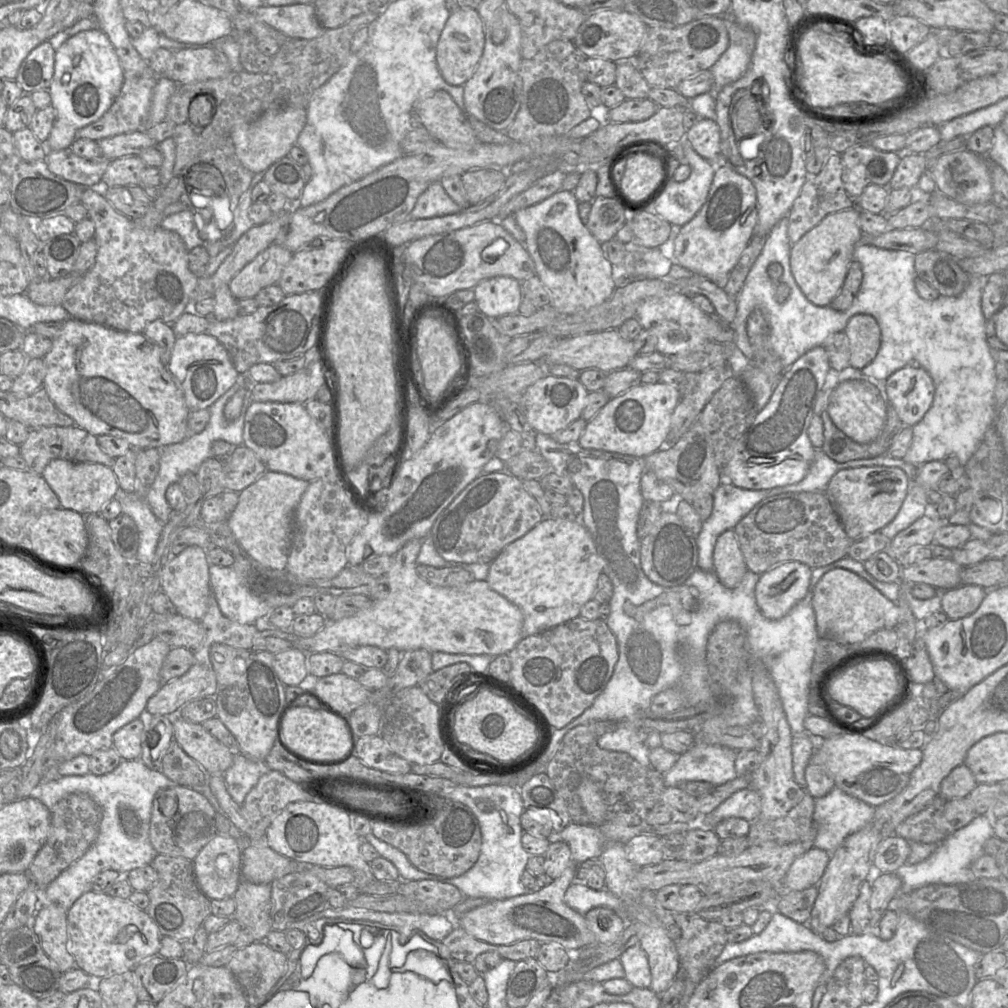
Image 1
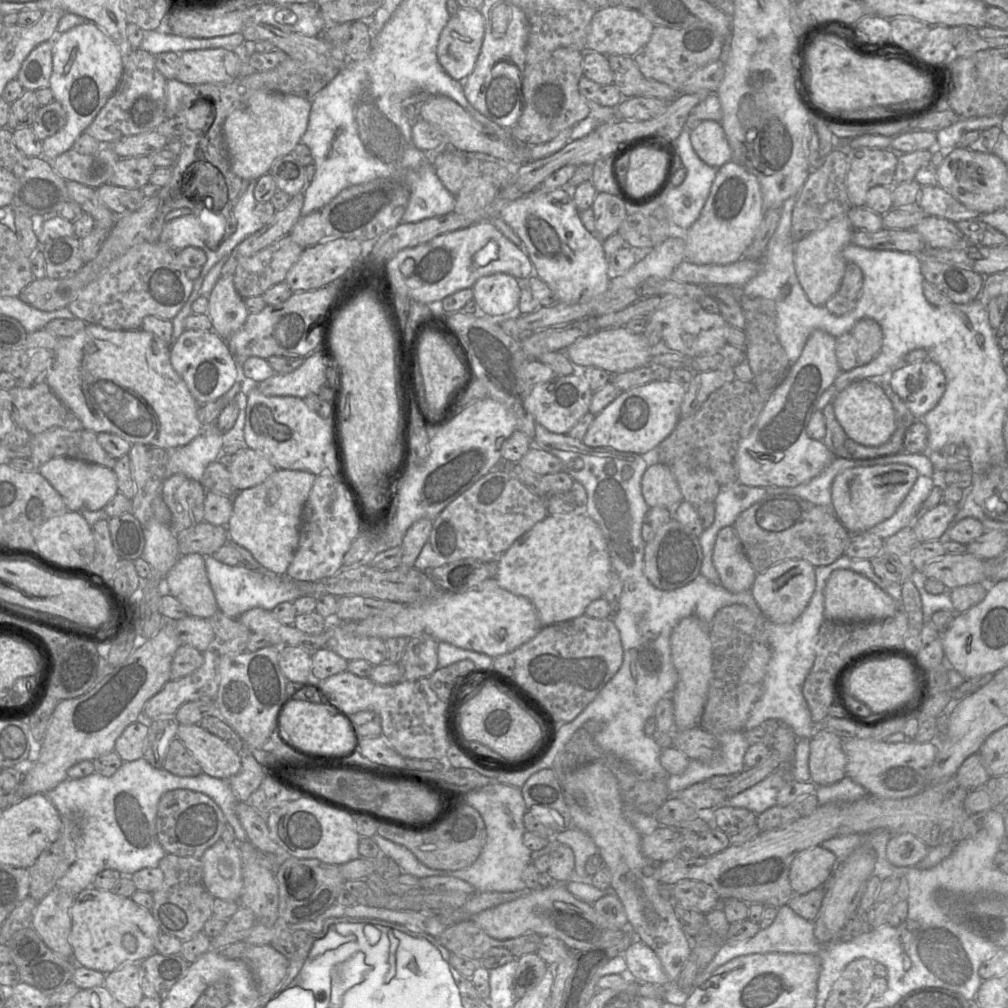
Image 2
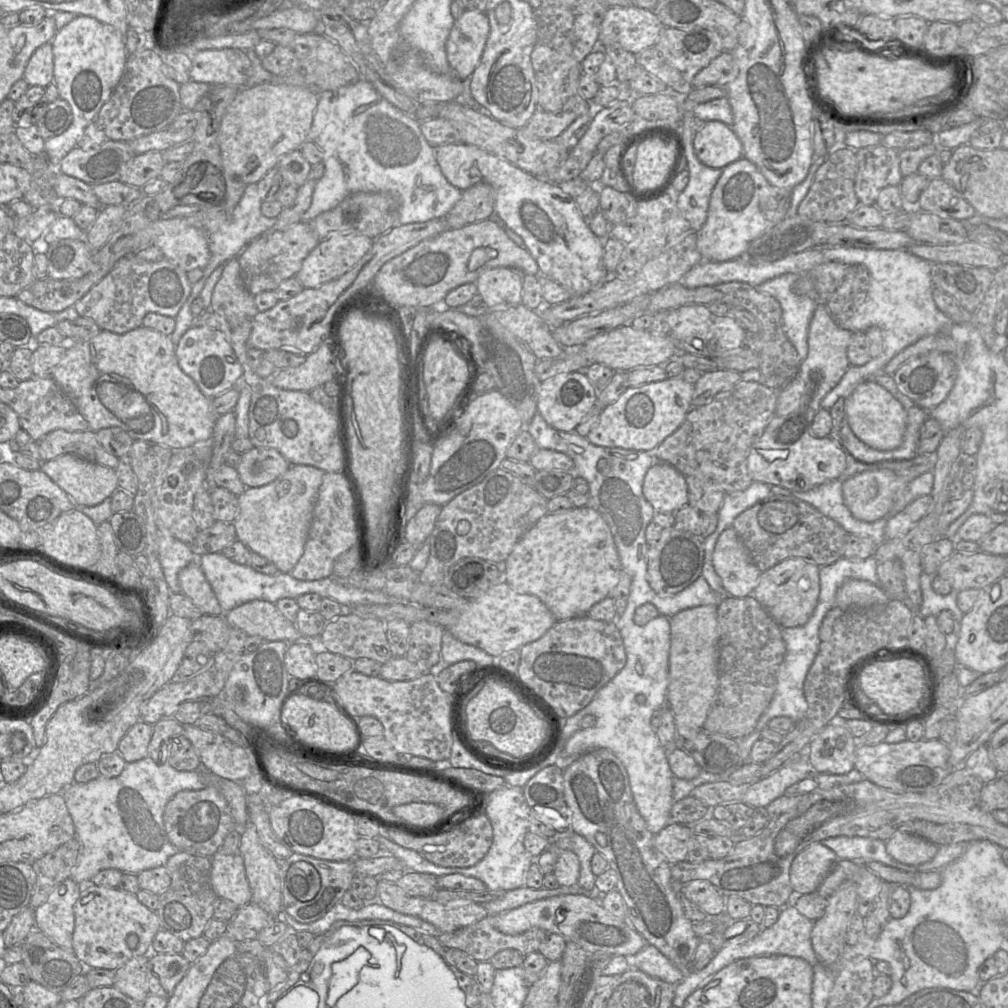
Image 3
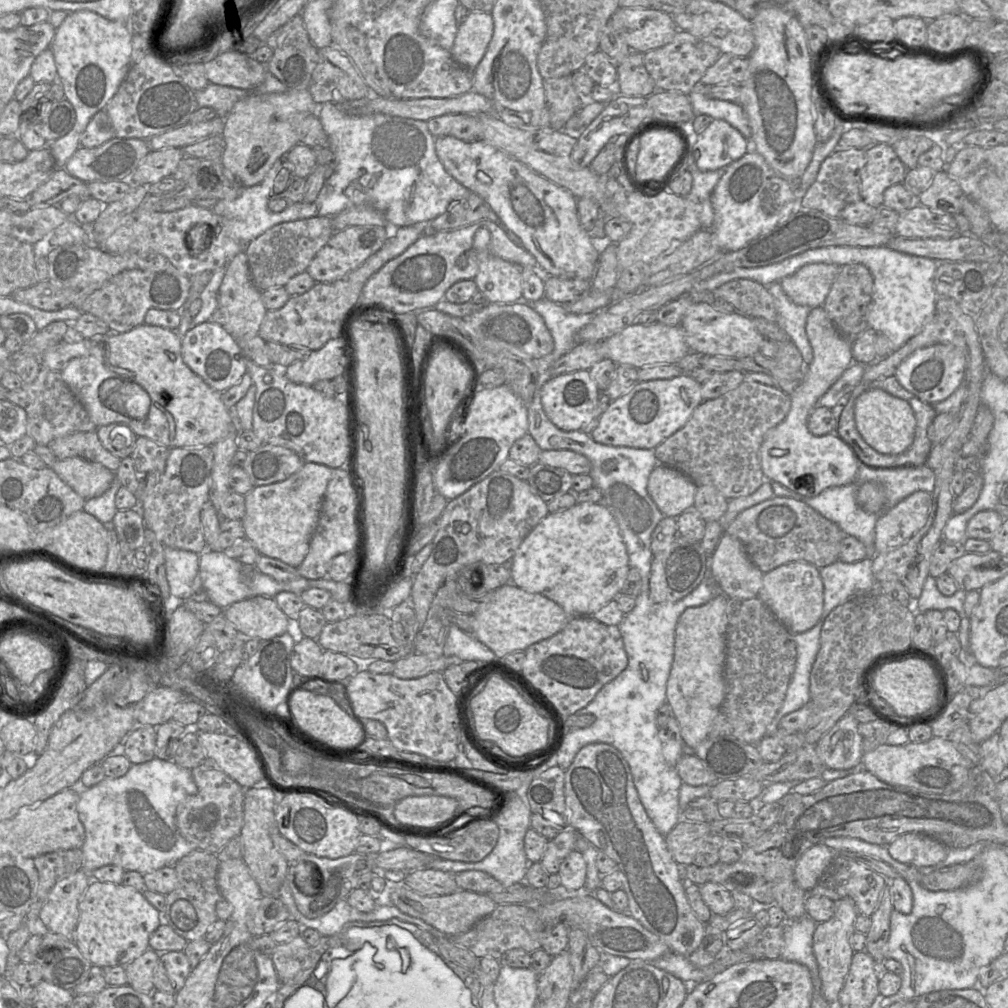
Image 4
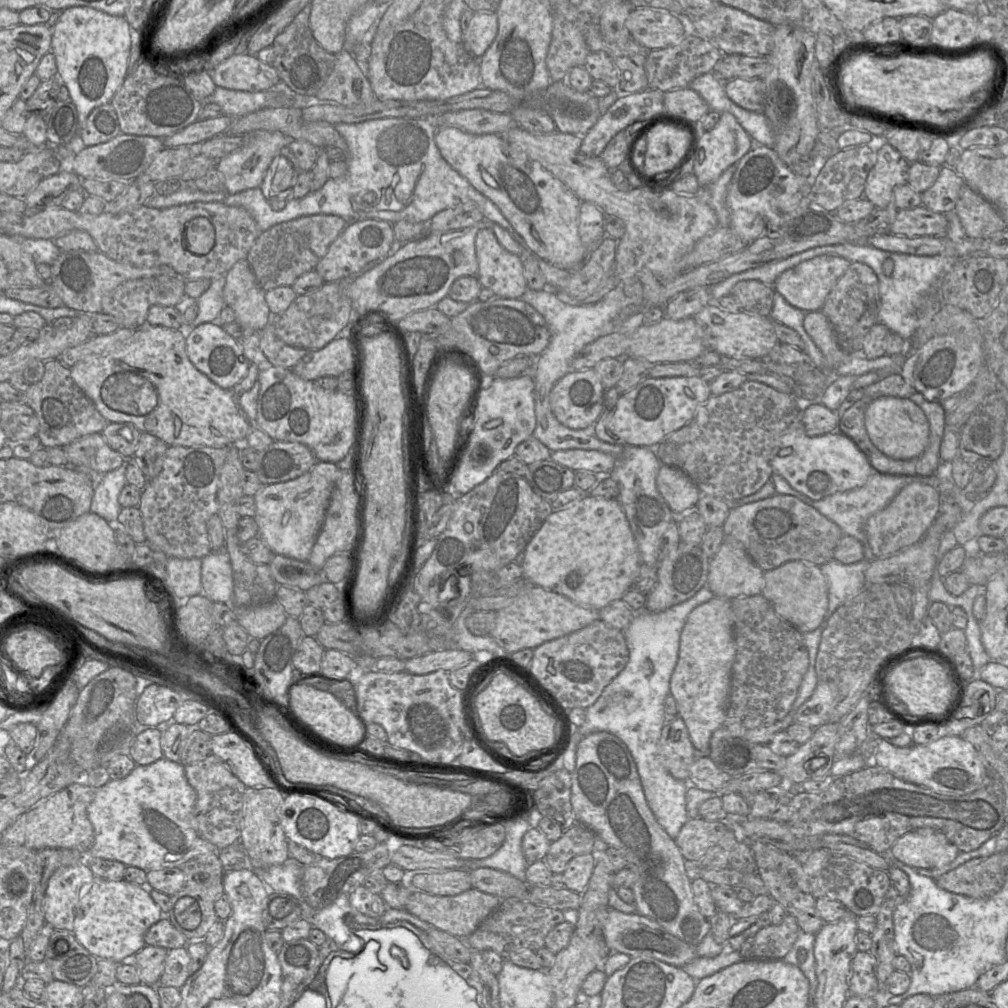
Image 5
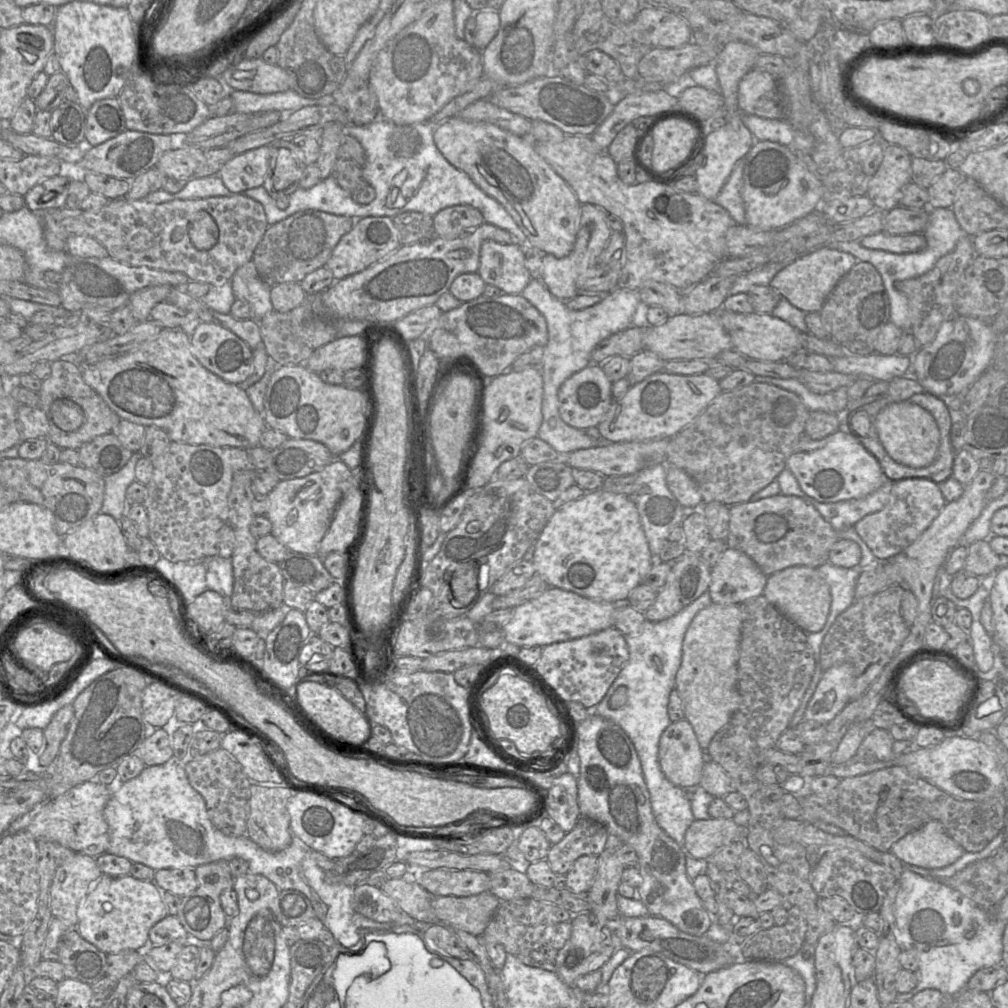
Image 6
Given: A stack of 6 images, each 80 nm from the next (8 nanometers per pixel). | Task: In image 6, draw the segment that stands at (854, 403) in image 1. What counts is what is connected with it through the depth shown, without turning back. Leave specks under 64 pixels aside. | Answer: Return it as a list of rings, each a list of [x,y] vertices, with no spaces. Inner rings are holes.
[[[908,400],[887,404],[876,416],[876,432],[886,452],[898,463],[912,468],[930,465],[938,452],[940,432],[934,417]]]

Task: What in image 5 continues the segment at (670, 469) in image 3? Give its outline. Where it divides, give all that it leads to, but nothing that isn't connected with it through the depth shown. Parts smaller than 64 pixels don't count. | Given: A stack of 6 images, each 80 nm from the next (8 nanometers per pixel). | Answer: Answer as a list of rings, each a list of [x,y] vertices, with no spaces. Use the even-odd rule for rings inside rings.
[[[662,464],[656,478],[656,486],[674,514],[696,510],[700,490],[682,470]]]

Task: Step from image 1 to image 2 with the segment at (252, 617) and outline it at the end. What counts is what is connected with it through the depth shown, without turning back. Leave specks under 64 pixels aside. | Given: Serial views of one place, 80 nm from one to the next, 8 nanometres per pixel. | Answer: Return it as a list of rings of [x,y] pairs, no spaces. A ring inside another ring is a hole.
[[[212,555],[204,556],[205,567],[207,576],[214,592],[216,602],[220,611],[226,616],[237,619],[244,612],[252,608],[263,608],[272,611],[278,604],[282,602],[293,602],[297,598],[308,595],[308,592],[304,591],[304,584],[311,582],[298,582],[288,578],[286,575],[276,575],[271,571],[253,571],[243,565],[229,566],[216,560]]]

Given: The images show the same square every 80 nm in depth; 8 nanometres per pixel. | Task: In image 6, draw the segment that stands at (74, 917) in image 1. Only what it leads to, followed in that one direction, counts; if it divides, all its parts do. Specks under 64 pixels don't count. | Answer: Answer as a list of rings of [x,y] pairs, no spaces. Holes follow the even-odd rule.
[[[129,874],[119,877],[102,875],[81,904],[76,930],[83,939],[105,954],[124,950],[143,951],[149,944],[149,930],[167,915],[154,882],[138,880]]]

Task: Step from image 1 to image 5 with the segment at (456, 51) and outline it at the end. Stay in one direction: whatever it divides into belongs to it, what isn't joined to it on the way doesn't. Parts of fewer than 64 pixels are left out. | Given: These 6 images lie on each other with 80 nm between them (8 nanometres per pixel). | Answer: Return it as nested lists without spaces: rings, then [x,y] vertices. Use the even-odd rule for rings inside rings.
[[[474,12],[462,44],[475,58],[480,59],[494,41],[498,32],[496,12]]]

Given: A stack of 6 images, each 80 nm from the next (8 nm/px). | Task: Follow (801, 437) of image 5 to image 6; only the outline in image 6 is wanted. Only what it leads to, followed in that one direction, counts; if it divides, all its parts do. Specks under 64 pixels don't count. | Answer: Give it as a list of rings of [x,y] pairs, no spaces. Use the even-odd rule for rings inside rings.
[[[836,432],[820,440],[805,435],[786,462],[801,489],[821,503],[862,498],[878,489],[886,480],[878,460],[851,432]]]

